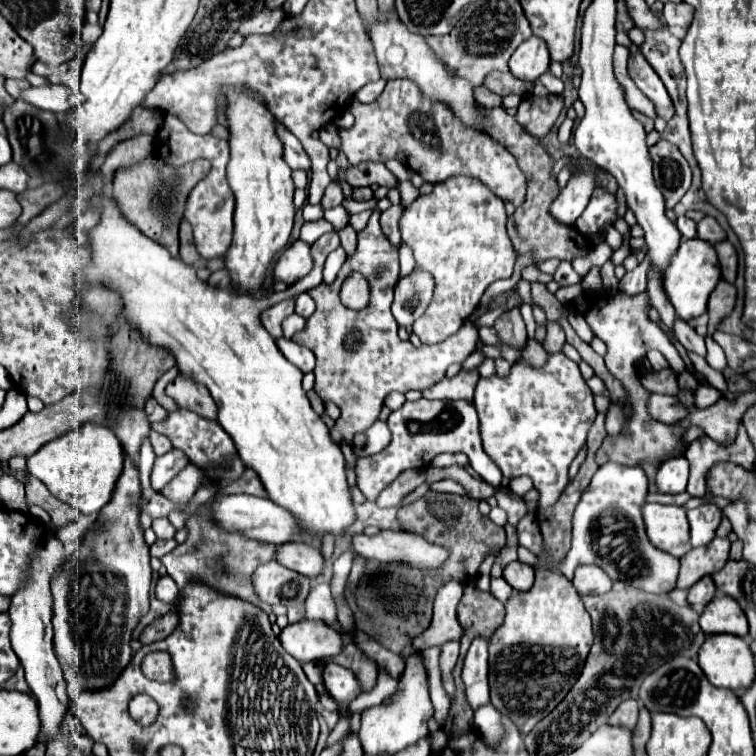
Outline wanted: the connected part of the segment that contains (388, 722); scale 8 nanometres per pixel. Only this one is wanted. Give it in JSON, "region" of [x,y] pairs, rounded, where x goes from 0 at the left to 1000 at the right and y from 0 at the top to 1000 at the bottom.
{"region":[[[549,861],[538,869],[536,890],[528,898],[525,914],[517,919],[515,930],[504,930],[496,935],[488,935],[480,940],[478,948],[478,967],[475,978],[480,985],[480,993],[488,999],[504,999],[504,996],[525,996],[544,983],[552,983],[552,978],[562,975],[567,970],[565,954],[573,948],[573,933],[567,925],[567,903],[565,903],[565,888],[560,880],[560,866]]]}

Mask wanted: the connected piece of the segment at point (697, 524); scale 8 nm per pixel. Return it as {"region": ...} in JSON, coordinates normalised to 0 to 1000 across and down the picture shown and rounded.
{"region":[[[927,668],[922,673],[909,676],[911,697],[914,697],[914,721],[935,721],[954,692],[954,673],[946,668]]]}

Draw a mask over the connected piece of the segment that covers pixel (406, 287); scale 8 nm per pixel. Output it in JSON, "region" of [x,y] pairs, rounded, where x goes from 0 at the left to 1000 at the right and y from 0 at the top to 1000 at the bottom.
{"region":[[[546,356],[541,364],[530,366],[522,377],[520,419],[530,433],[546,430],[570,401],[575,382],[575,369],[562,356]]]}

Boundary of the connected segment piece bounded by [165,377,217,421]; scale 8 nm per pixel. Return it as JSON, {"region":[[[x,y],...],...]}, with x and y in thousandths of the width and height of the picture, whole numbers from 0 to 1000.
{"region":[[[234,499],[221,509],[221,522],[229,525],[239,538],[247,538],[250,544],[261,546],[269,554],[287,557],[287,533],[276,522],[276,517],[261,507],[255,507],[247,499]]]}

